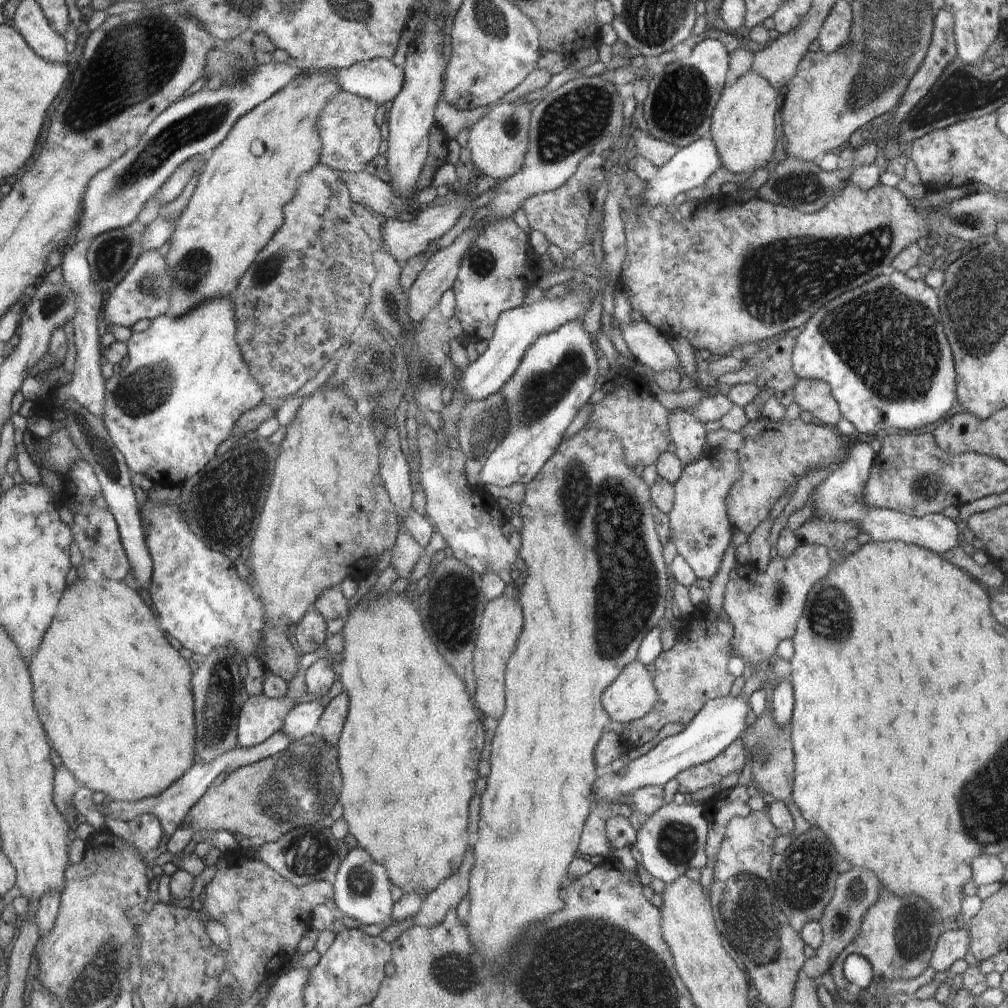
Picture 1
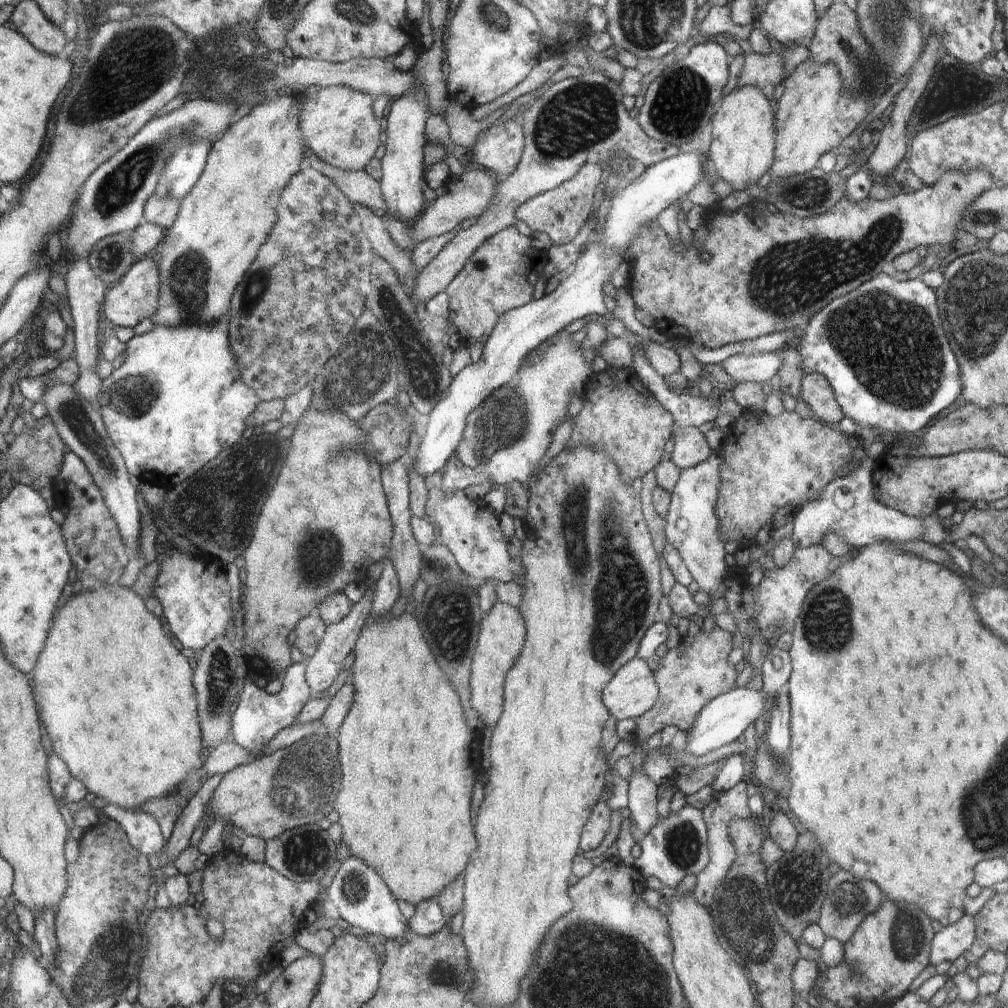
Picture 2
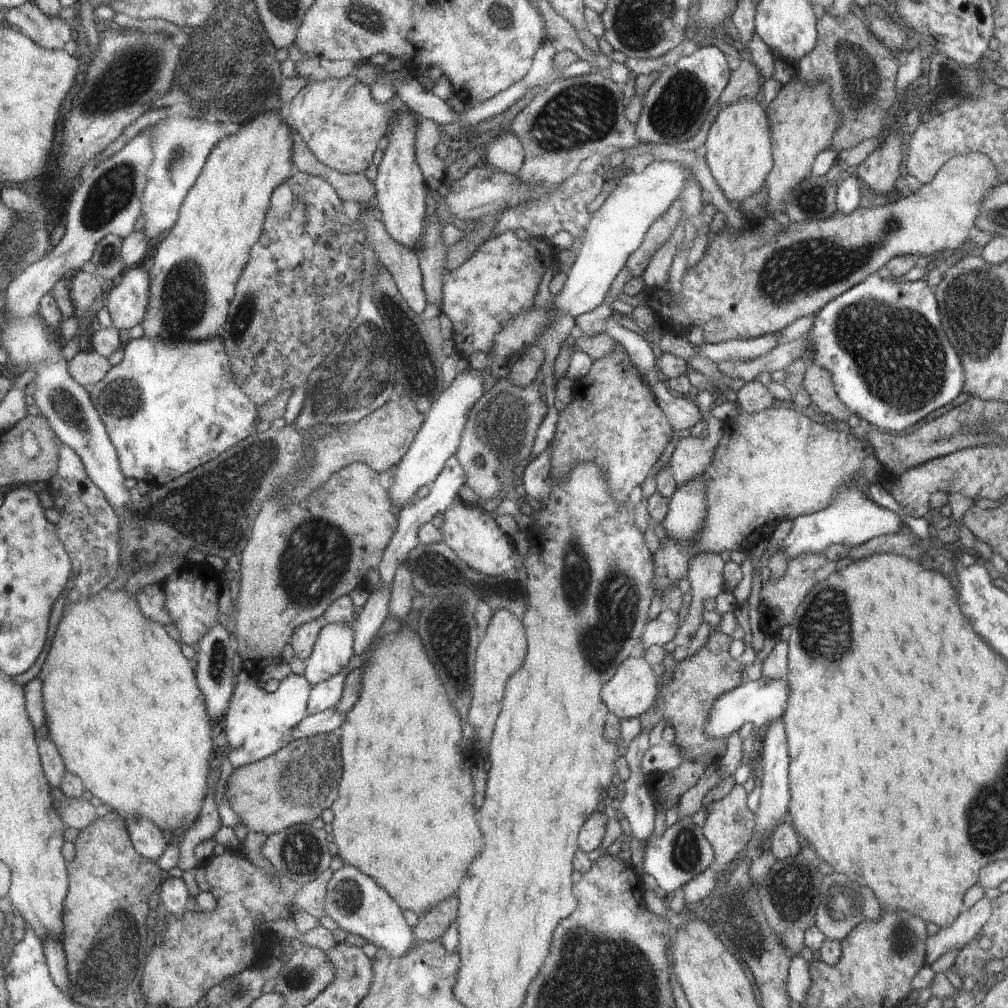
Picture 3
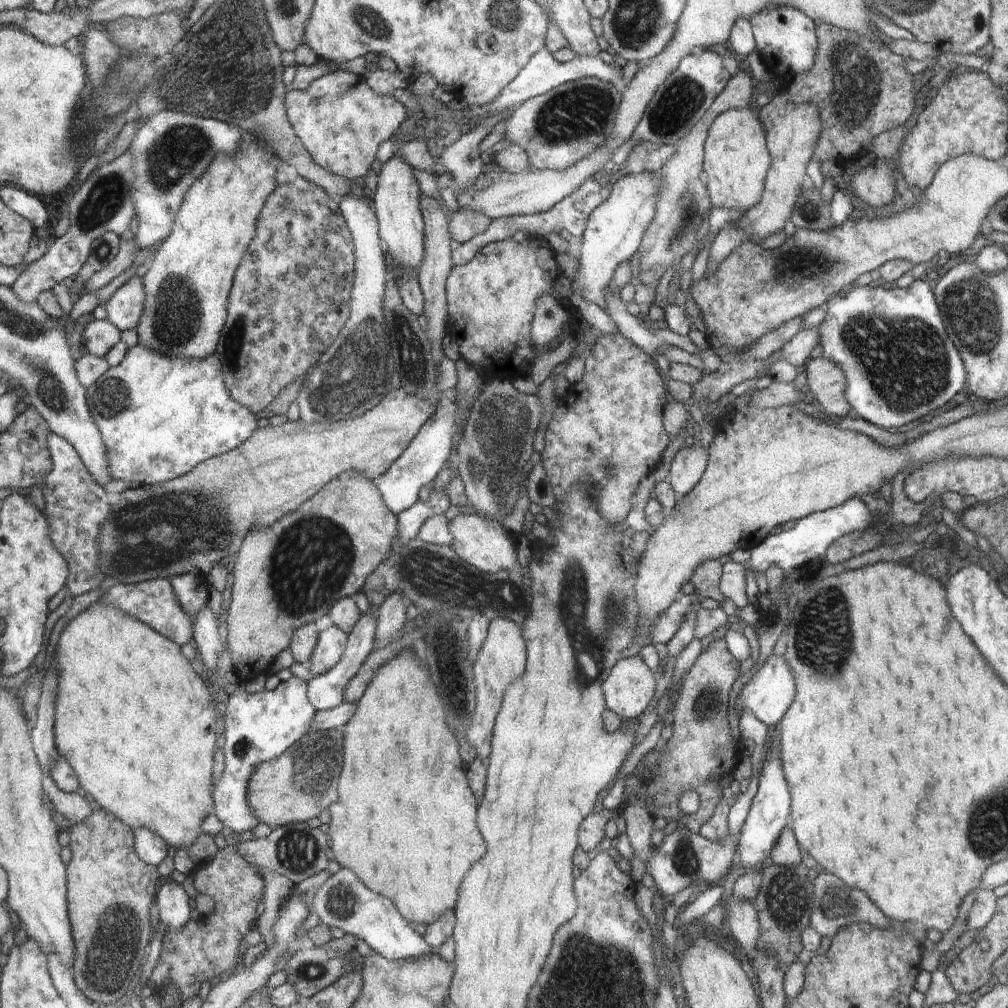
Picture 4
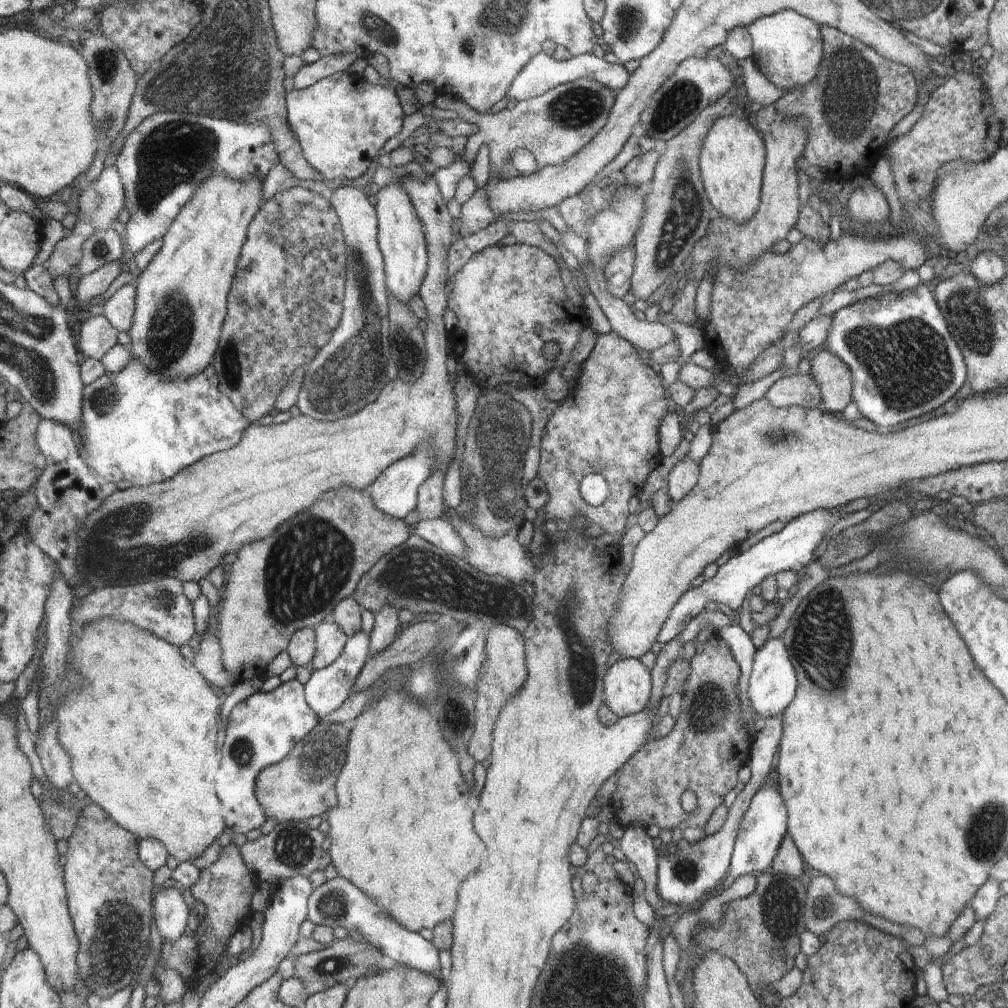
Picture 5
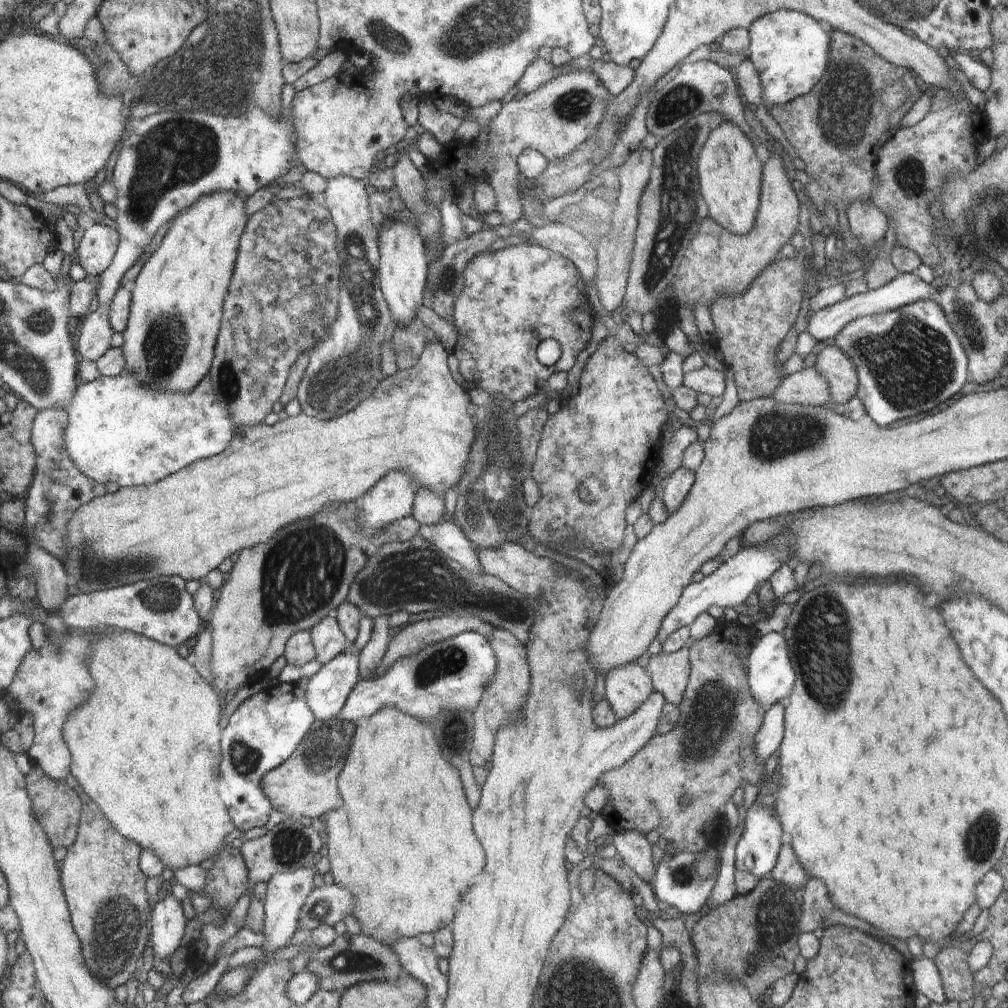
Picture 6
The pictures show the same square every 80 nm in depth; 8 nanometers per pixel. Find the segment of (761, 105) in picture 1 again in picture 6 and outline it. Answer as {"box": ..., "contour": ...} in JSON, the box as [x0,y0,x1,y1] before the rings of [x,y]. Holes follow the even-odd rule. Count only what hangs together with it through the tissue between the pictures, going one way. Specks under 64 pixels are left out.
{"box":[697,121,762,233],"contour":[[[722,121],[712,129],[699,152],[697,171],[701,193],[708,207],[708,217],[718,221],[731,233],[749,233],[755,226],[761,203],[762,160],[756,152],[756,146],[744,136],[737,124]]]}

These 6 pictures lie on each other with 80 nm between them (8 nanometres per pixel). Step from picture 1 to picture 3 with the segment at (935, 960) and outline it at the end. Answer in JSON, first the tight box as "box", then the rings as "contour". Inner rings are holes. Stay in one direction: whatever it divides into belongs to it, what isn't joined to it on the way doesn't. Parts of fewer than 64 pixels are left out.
{"box":[927,896,991,965],"contour":[[[985,896],[968,908],[950,927],[941,928],[928,937],[927,963],[931,965],[952,948],[963,949],[980,932],[991,913],[991,900]]]}

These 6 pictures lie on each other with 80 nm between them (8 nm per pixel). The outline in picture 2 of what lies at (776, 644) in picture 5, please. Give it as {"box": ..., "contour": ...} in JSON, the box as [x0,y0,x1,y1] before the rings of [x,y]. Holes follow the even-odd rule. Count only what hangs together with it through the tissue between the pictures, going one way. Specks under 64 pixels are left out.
{"box":[685,686,776,756],"contour":[[[746,686],[736,687],[732,692],[718,695],[706,704],[702,714],[698,716],[698,722],[687,732],[685,751],[694,756],[702,756],[734,742],[762,712],[768,716],[775,696],[776,694],[773,697],[766,697],[763,690],[748,689]]]}

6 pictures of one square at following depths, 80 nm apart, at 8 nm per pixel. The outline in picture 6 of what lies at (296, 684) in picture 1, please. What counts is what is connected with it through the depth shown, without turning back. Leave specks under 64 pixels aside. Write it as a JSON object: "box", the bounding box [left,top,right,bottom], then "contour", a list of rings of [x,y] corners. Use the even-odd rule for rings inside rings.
{"box":[217,682,317,832],"contour":[[[296,682],[280,683],[250,696],[230,716],[220,740],[222,764],[220,764],[220,776],[217,778],[217,793],[230,810],[231,821],[239,830],[246,832],[250,828],[264,826],[268,822],[270,810],[273,808],[262,787],[263,776],[286,762],[315,724],[317,718],[314,718],[315,713],[310,712],[311,707],[306,701],[304,692],[296,686]]]}

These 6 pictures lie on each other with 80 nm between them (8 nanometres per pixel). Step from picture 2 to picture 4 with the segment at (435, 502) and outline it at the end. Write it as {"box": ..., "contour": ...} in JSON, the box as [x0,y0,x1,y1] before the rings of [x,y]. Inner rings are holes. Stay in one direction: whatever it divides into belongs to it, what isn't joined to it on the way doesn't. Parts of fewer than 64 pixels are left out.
{"box":[448,514,518,573],"contour":[[[458,514],[448,522],[448,530],[453,536],[451,547],[462,560],[465,560],[474,568],[485,573],[495,573],[510,570],[516,564],[518,554],[516,554],[514,542],[502,530],[502,526],[500,526],[498,521],[485,519],[477,514]]]}

